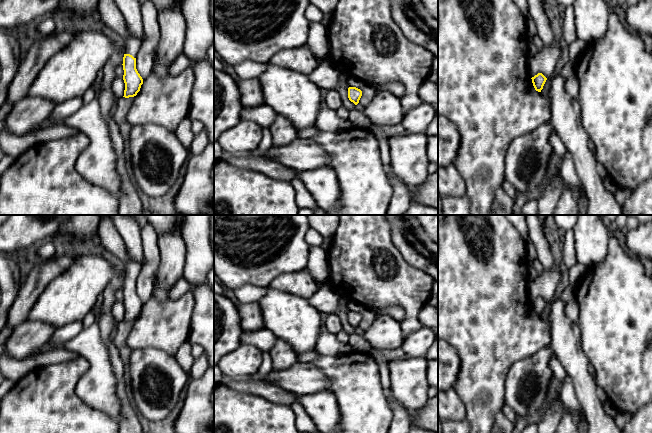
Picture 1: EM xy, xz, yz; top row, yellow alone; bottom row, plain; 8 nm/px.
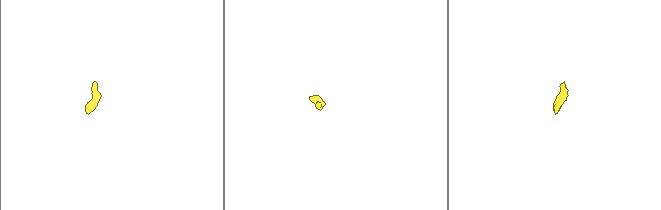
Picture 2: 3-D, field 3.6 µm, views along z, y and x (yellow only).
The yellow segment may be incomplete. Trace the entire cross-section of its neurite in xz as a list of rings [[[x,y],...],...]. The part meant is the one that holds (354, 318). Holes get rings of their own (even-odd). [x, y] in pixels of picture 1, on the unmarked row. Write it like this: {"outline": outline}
{"outline": [[[349,311],[348,312],[348,322],[351,326],[355,329],[359,327],[359,324],[362,320],[362,315],[356,311]]]}

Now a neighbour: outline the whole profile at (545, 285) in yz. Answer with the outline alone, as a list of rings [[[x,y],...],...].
[[[555,264],[551,269],[543,269],[543,272],[535,280],[527,283],[529,300],[532,302],[542,297],[547,303],[554,298],[560,280],[560,272]]]

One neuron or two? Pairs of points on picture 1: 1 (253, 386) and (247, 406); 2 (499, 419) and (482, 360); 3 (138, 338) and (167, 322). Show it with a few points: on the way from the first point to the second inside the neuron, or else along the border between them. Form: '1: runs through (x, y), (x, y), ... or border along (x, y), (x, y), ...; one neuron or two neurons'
1: border along (228, 387), (236, 391), (259, 395), (272, 403); two neurons
2: border along (501, 412), (494, 417), (492, 422); two neurons
3: runs through (145, 333), (160, 325); one neuron

